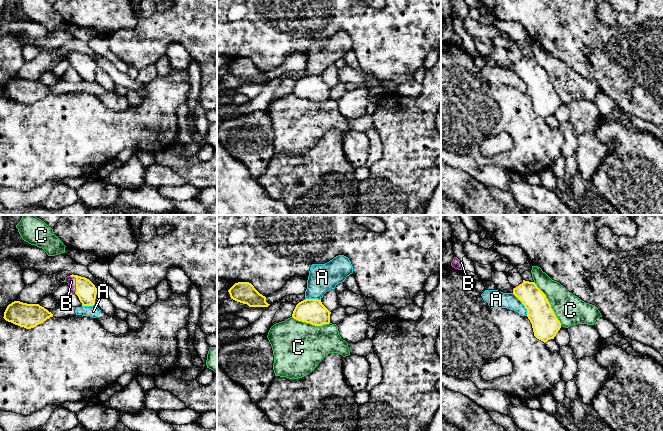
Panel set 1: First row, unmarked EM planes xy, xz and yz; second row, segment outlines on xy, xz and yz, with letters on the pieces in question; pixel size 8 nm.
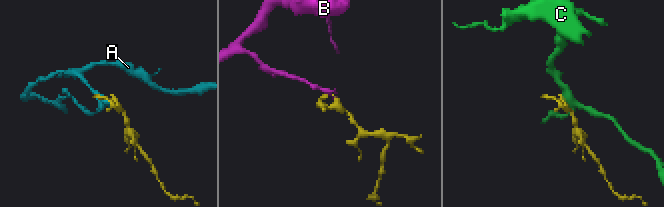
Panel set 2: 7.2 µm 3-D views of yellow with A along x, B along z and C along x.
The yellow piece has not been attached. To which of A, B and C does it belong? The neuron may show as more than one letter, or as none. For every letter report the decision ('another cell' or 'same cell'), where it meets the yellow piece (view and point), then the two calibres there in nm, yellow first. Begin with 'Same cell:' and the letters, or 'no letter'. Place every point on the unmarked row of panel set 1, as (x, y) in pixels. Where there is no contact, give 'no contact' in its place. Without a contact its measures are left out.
Same cell: B
A: another cell | yz (522, 79) | 220/140 nm
B: same cell | xy (76, 59) | 160/70 nm
C: another cell | yz (549, 80) | 220/240 nm

